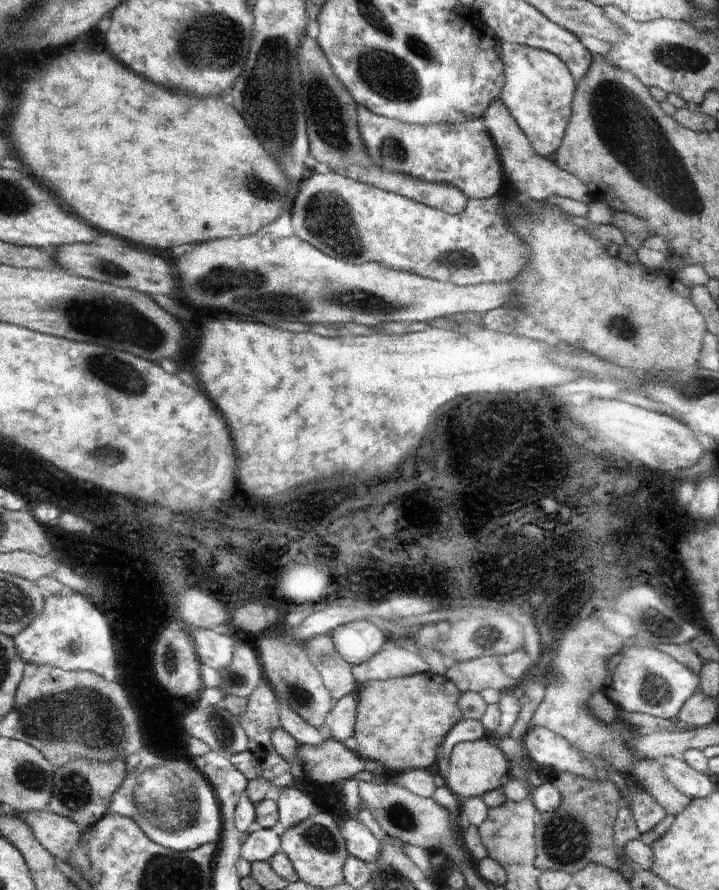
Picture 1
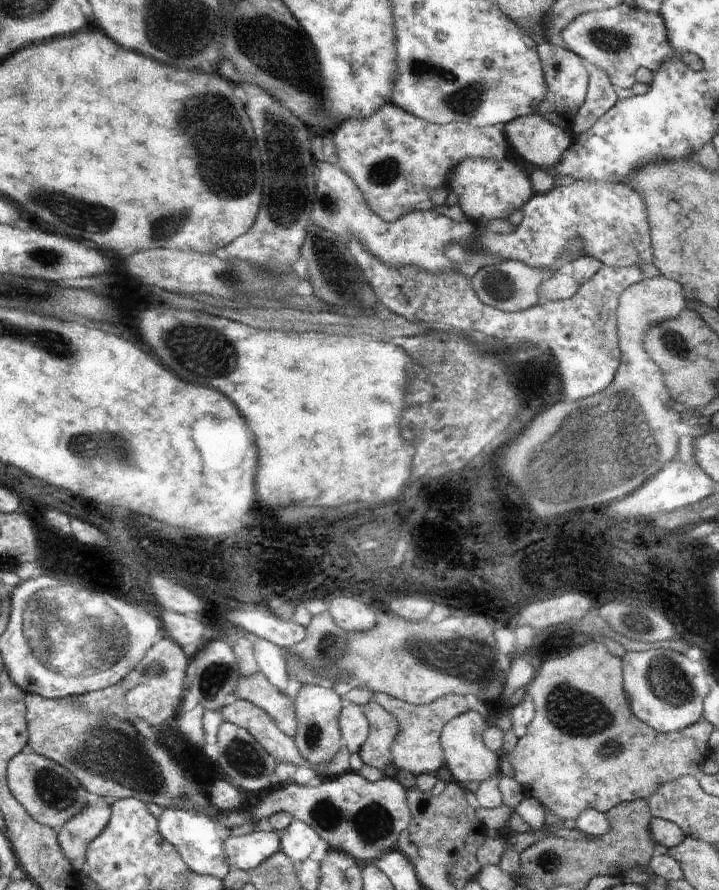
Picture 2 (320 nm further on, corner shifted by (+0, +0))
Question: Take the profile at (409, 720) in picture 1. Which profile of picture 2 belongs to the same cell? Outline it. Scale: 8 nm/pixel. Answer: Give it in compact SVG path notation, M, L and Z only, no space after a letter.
M376 694L374 700L382 704L388 712L392 710L390 713L394 714L399 722L400 732L392 746L392 756L398 770L406 770L415 776L419 776L420 772L424 772L424 775L432 775L432 772L436 772L442 764L445 764L445 758L442 758L443 747L442 743L438 742L438 736L442 736L442 730L446 728L448 721L468 710L465 697L452 694L452 696L448 695L448 698L440 697L430 705L406 704L388 694Z

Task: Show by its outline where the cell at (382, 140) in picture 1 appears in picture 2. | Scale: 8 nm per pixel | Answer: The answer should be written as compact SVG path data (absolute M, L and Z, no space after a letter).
M390 102L380 106L379 110L364 120L344 121L332 136L338 150L336 165L342 168L352 182L360 188L368 207L379 218L387 221L398 220L410 210L431 209L433 204L430 193L439 188L448 190L452 169L455 169L460 162L464 162L466 158L482 158L482 160L500 162L506 152L506 140L496 125L476 128L476 126L455 121L446 125L432 124L396 108Z

